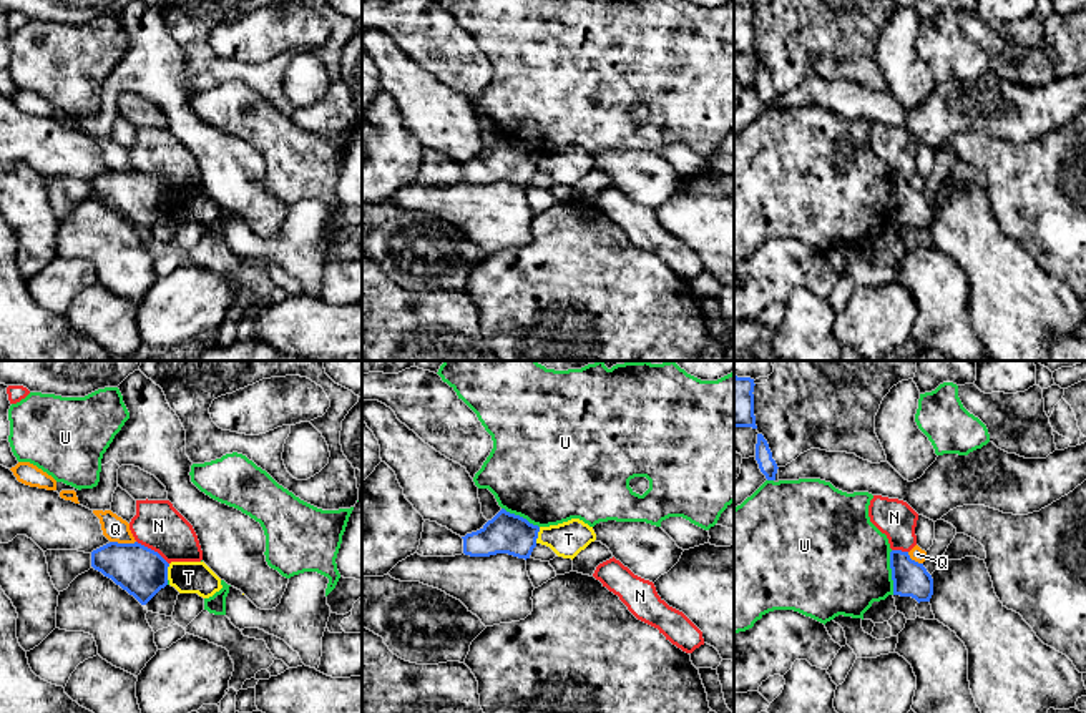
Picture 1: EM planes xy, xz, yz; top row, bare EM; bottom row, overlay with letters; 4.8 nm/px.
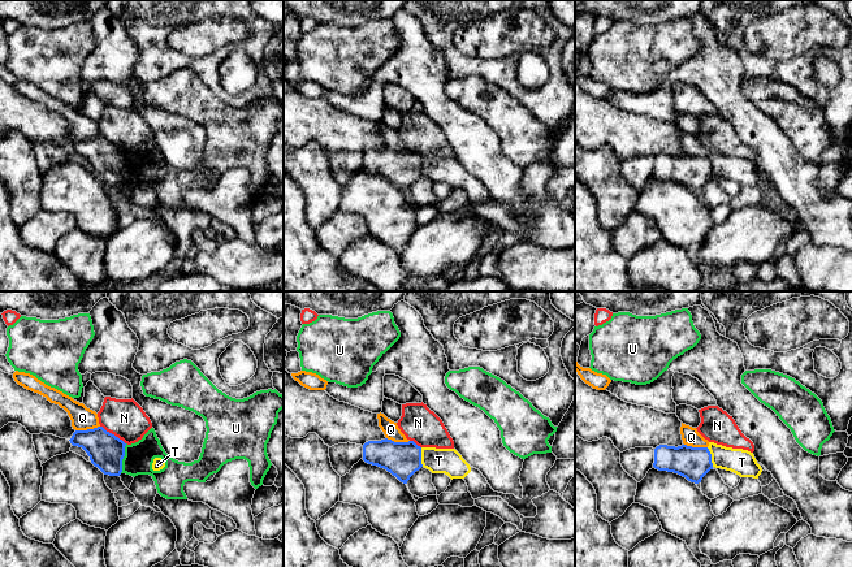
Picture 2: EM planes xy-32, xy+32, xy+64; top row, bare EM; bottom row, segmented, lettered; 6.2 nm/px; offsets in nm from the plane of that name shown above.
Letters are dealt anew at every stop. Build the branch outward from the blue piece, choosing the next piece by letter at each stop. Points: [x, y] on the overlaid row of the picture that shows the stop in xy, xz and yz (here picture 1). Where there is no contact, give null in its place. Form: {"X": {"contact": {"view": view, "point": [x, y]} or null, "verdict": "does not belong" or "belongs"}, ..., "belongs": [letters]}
{"N": {"contact": {"view": "xy", "point": [153, 550]}, "verdict": "does not belong"}, "Q": {"contact": {"view": "xy", "point": [123, 544]}, "verdict": "does not belong"}, "T": {"contact": {"view": "xy", "point": [166, 572]}, "verdict": "does not belong"}, "U": {"contact": {"view": "yz", "point": [892, 572]}, "verdict": "does not belong"}, "belongs": []}

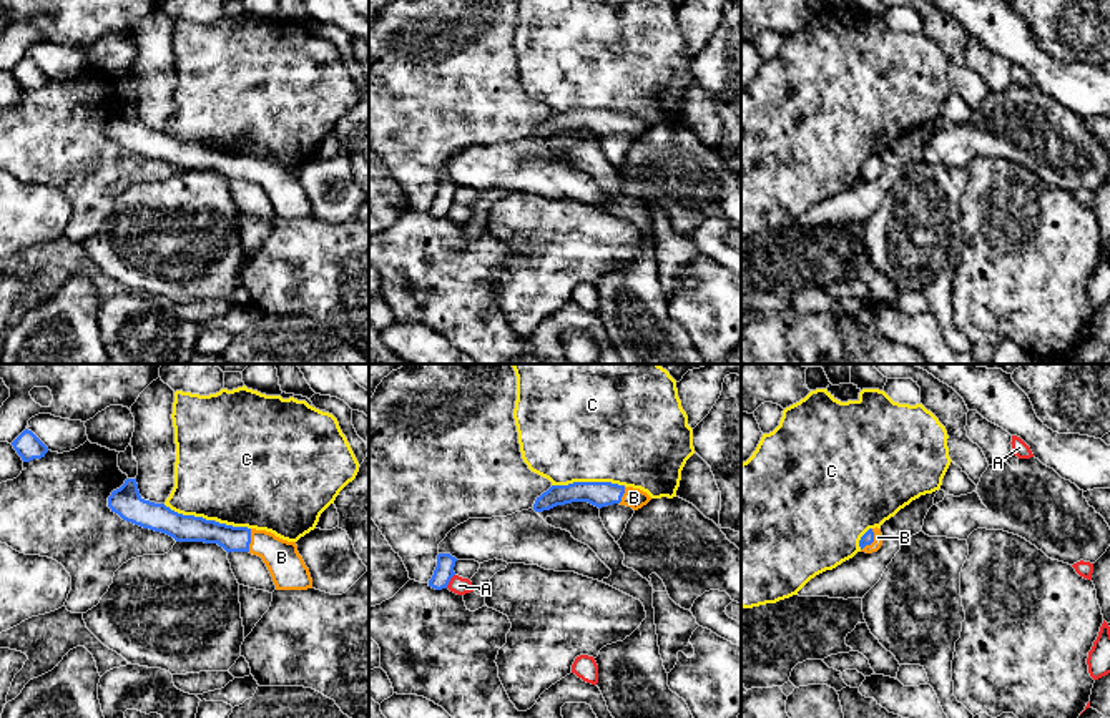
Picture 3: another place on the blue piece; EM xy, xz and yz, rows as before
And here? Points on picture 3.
{"A": {"contact": {"view": "xz", "point": [449, 580]}, "verdict": "does not belong"}, "B": {"contact": {"view": "yz", "point": [873, 540]}, "verdict": "belongs"}, "C": {"contact": {"view": "xz", "point": [589, 482]}, "verdict": "does not belong"}, "belongs": ["B"]}

